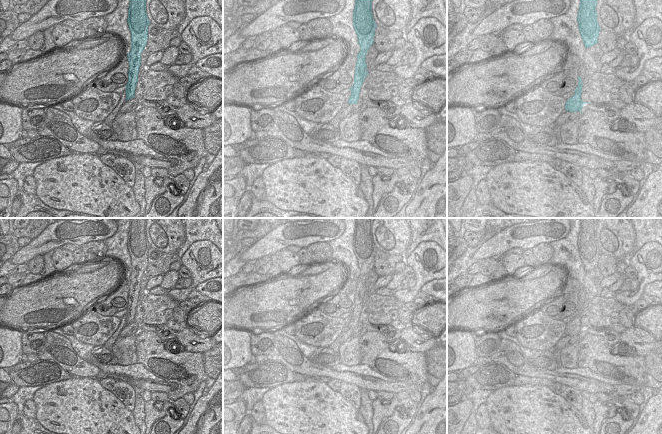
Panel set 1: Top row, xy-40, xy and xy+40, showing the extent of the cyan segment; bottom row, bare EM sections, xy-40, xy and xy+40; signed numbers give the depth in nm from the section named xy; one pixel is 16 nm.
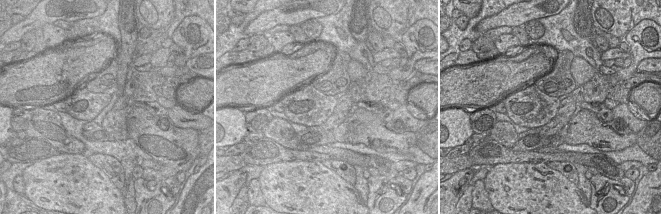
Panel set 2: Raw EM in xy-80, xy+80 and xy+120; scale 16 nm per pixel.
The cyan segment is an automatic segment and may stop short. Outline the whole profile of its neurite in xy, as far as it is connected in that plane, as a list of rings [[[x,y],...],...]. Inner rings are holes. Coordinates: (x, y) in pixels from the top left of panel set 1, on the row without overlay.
[[[354,218],[355,230],[353,235],[353,251],[358,261],[360,276],[357,279],[354,308],[350,312],[351,320],[348,328],[357,328],[359,317],[368,299],[366,278],[374,267],[375,253],[377,251],[372,237],[372,224],[374,218]]]

